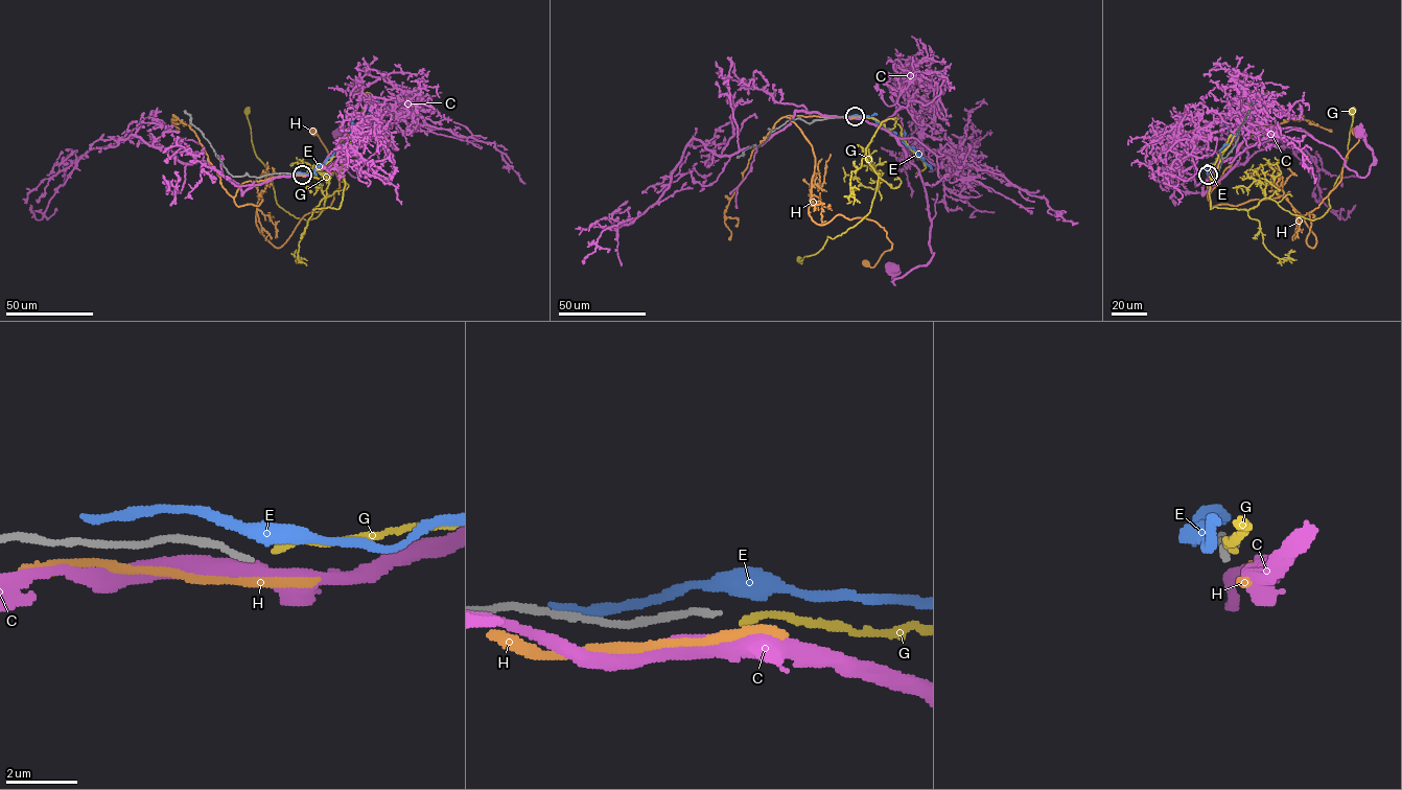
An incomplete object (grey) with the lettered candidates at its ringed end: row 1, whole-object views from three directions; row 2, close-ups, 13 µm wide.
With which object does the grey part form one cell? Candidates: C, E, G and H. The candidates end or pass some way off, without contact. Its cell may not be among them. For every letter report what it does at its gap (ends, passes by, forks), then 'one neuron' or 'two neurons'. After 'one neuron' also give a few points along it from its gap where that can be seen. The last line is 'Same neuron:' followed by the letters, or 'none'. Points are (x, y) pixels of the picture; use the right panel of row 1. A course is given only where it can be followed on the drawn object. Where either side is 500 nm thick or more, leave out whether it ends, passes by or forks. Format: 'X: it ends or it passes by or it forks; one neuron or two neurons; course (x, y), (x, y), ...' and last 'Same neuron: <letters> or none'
C: it passes by; two neurons
E: it passes by; two neurons
G: it ends; one neuron; course (1209, 175), (1221, 156), (1210, 209), (1248, 210), (1269, 198), (1291, 213), (1319, 218), (1346, 162), (1351, 111)
H: it passes by; two neurons
Same neuron: G

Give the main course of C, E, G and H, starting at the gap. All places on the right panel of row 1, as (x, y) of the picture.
C: (1209, 175), (1236, 155), (1251, 129), (1258, 137), (1295, 128), (1333, 146), (1365, 177), (1373, 149), (1359, 133)
E: (1207, 173), (1220, 149), (1237, 134), (1239, 123), (1248, 114), (1251, 105), (1261, 101)
G: (1209, 175), (1221, 156), (1210, 209), (1248, 210), (1269, 198), (1291, 213), (1319, 218), (1346, 162), (1351, 111)
H: (1209, 176), (1211, 206), (1283, 195), (1315, 236), (1311, 248), (1309, 212), (1341, 178), (1358, 141), (1355, 131)

